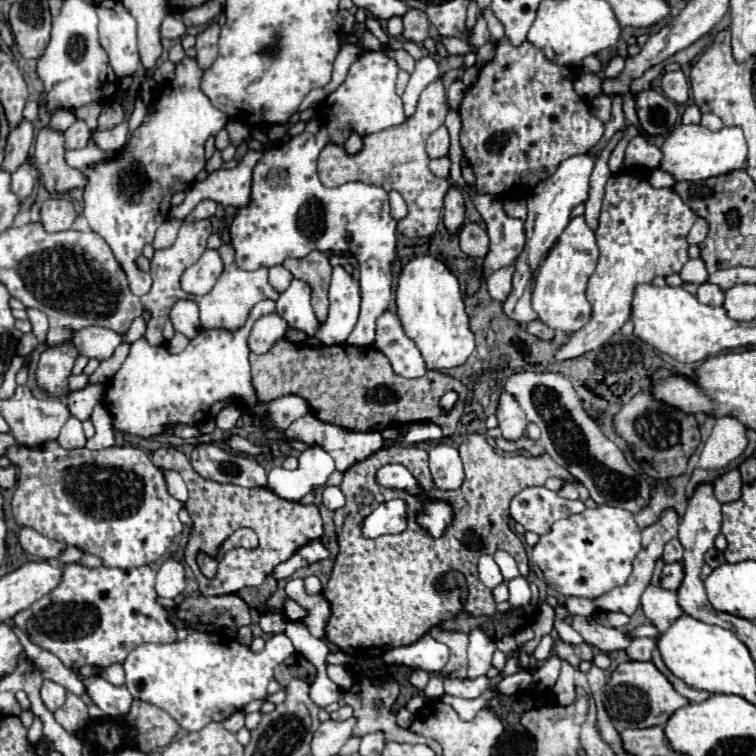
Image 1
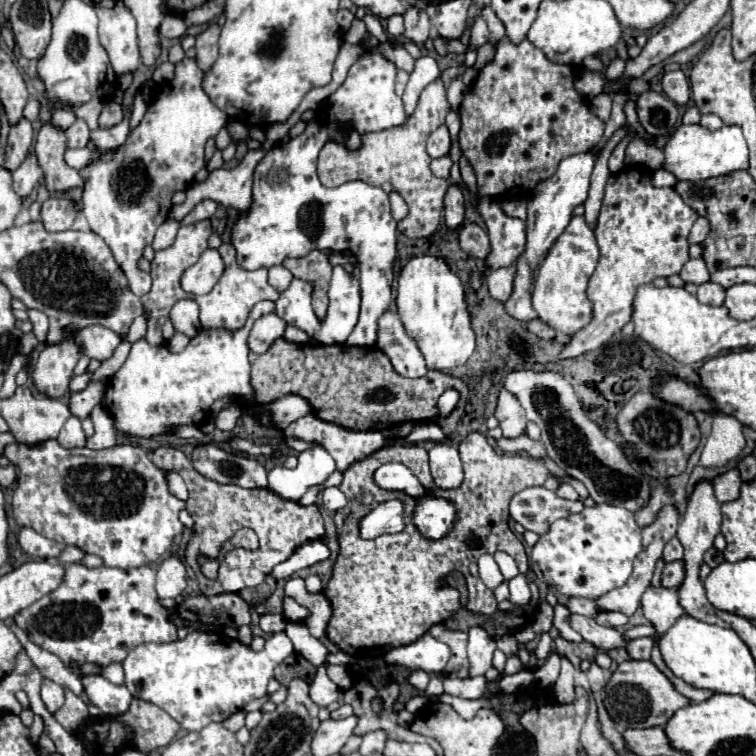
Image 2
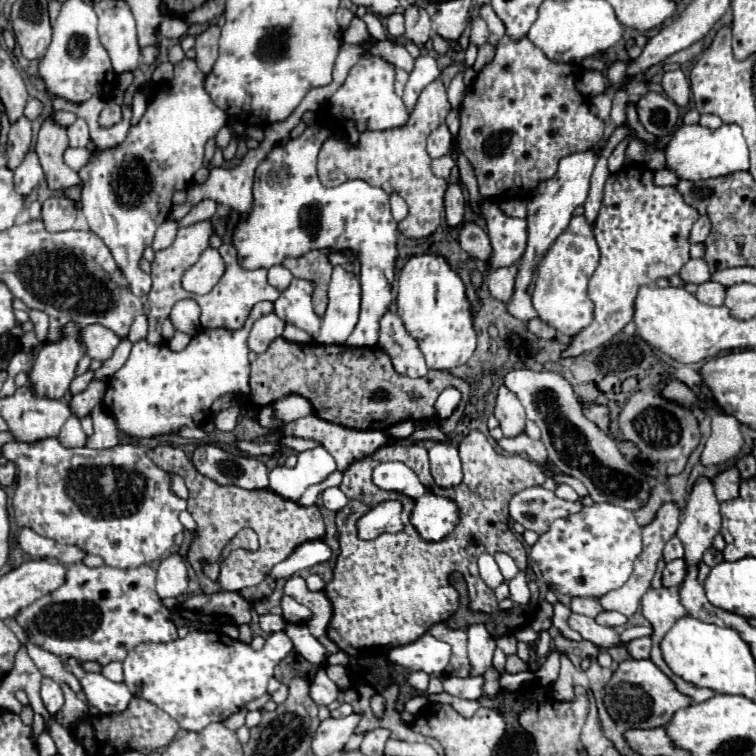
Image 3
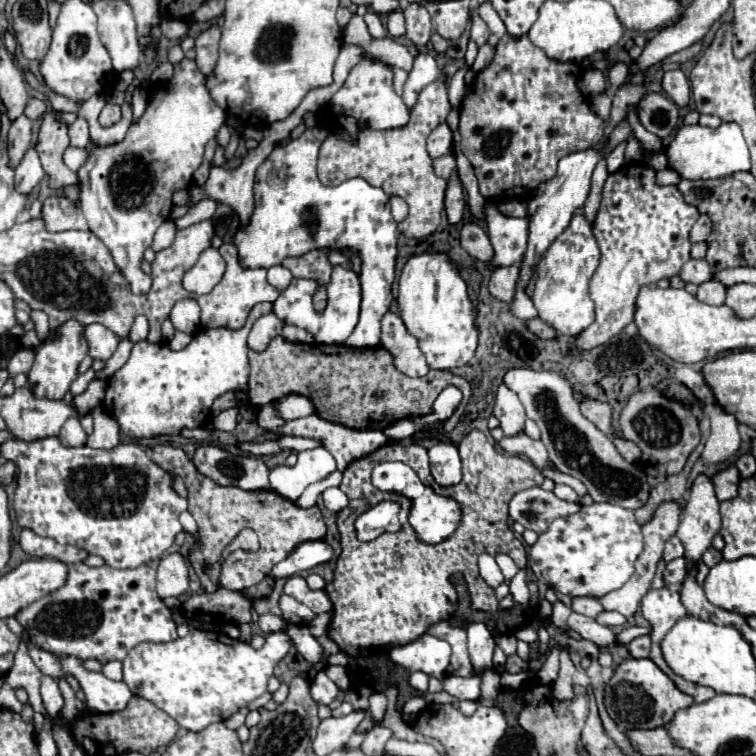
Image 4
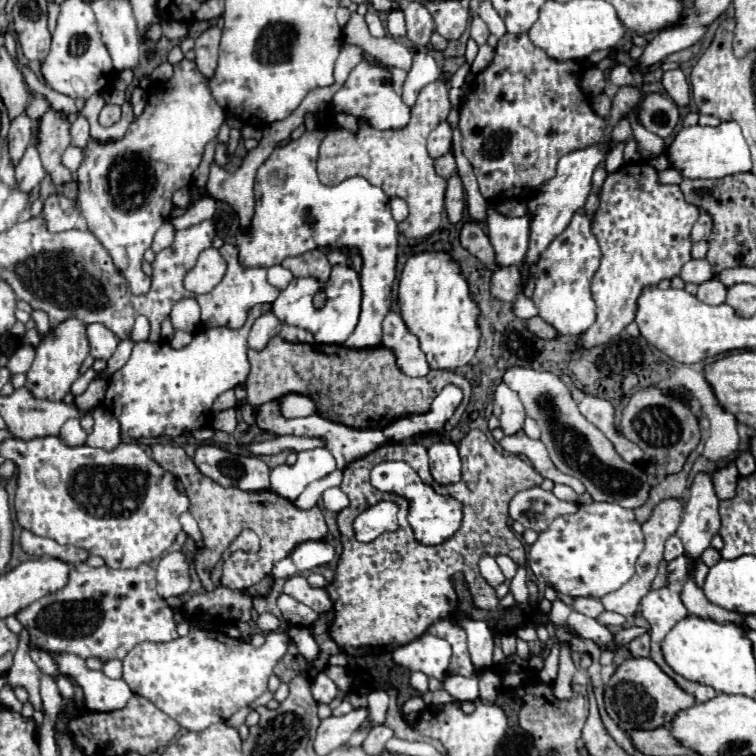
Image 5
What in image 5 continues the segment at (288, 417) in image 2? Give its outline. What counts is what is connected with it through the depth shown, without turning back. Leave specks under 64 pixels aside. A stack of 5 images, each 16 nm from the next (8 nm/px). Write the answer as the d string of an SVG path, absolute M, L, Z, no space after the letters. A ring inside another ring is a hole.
M256 304L242 328L204 328L182 350L174 350L166 342L136 342L130 360L108 378L104 398L104 406L116 416L120 430L132 438L158 438L208 426L214 400L226 390L246 386L250 372L246 338L254 320L270 310L272 304ZM288 394L280 402L280 414L284 418L300 418L300 416L310 416L316 414L316 406L308 396L302 394Z

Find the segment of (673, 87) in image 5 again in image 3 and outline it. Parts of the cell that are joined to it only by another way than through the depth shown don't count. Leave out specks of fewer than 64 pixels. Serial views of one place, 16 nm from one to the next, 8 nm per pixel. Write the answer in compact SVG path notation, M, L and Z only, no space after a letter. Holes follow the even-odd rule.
M674 70L674 72L666 72L662 78L662 88L666 92L666 96L670 100L674 100L678 106L686 106L688 104L688 96L690 96L690 84L684 76L682 70Z

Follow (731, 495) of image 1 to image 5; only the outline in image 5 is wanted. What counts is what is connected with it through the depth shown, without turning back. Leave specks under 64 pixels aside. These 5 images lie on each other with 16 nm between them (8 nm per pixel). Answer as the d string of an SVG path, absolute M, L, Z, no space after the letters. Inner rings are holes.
M728 464L726 468L718 470L714 476L712 476L712 484L716 488L716 496L718 500L728 500L728 498L734 498L736 496L736 484L738 484L738 470L734 464Z

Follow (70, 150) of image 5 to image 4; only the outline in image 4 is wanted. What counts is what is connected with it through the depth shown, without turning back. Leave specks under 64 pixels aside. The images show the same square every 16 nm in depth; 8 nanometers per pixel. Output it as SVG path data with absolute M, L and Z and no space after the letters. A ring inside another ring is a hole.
M68 148L66 152L64 152L64 164L70 168L70 170L78 170L84 162L88 160L88 150L86 148Z

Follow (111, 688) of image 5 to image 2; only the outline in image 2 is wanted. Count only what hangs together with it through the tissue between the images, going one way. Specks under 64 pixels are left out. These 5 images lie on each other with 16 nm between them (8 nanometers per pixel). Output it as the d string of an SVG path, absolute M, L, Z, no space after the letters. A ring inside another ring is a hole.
M92 674L82 678L86 694L94 706L98 706L106 716L122 716L132 702L132 694L126 686L116 686L102 678L100 674Z

